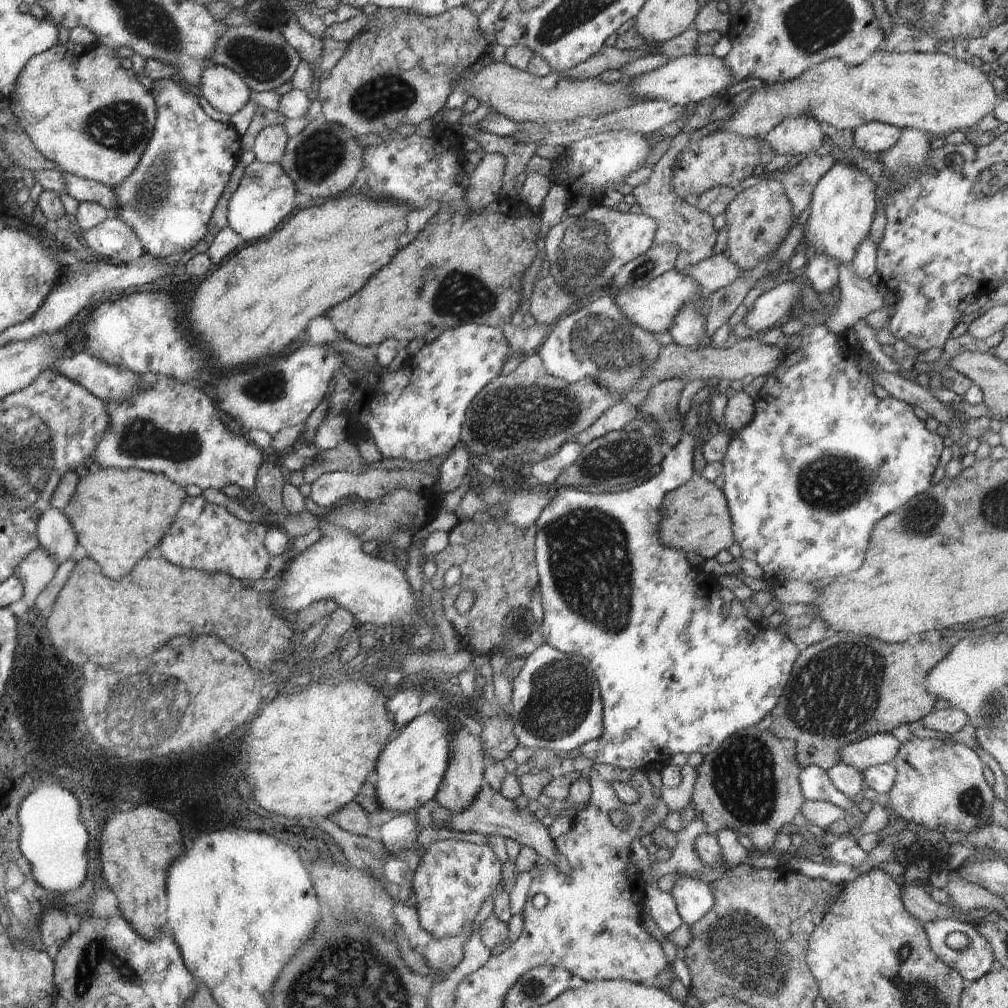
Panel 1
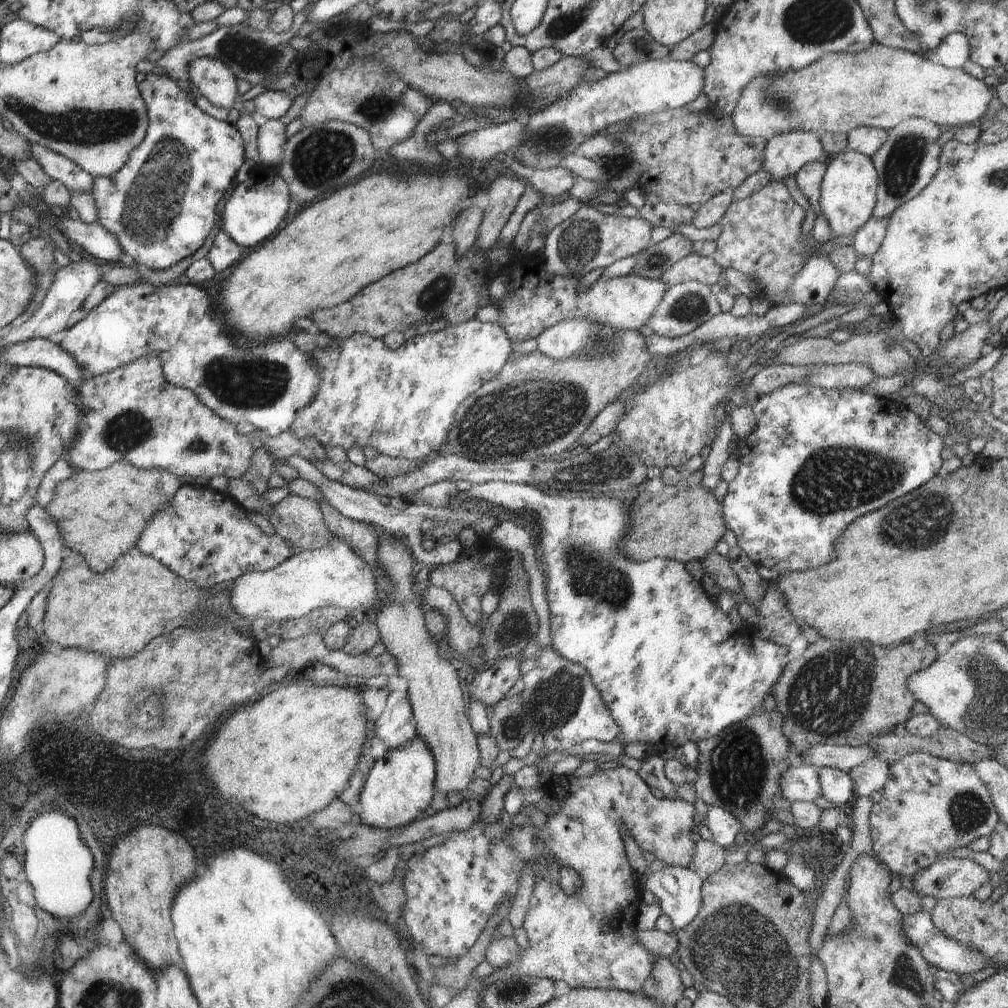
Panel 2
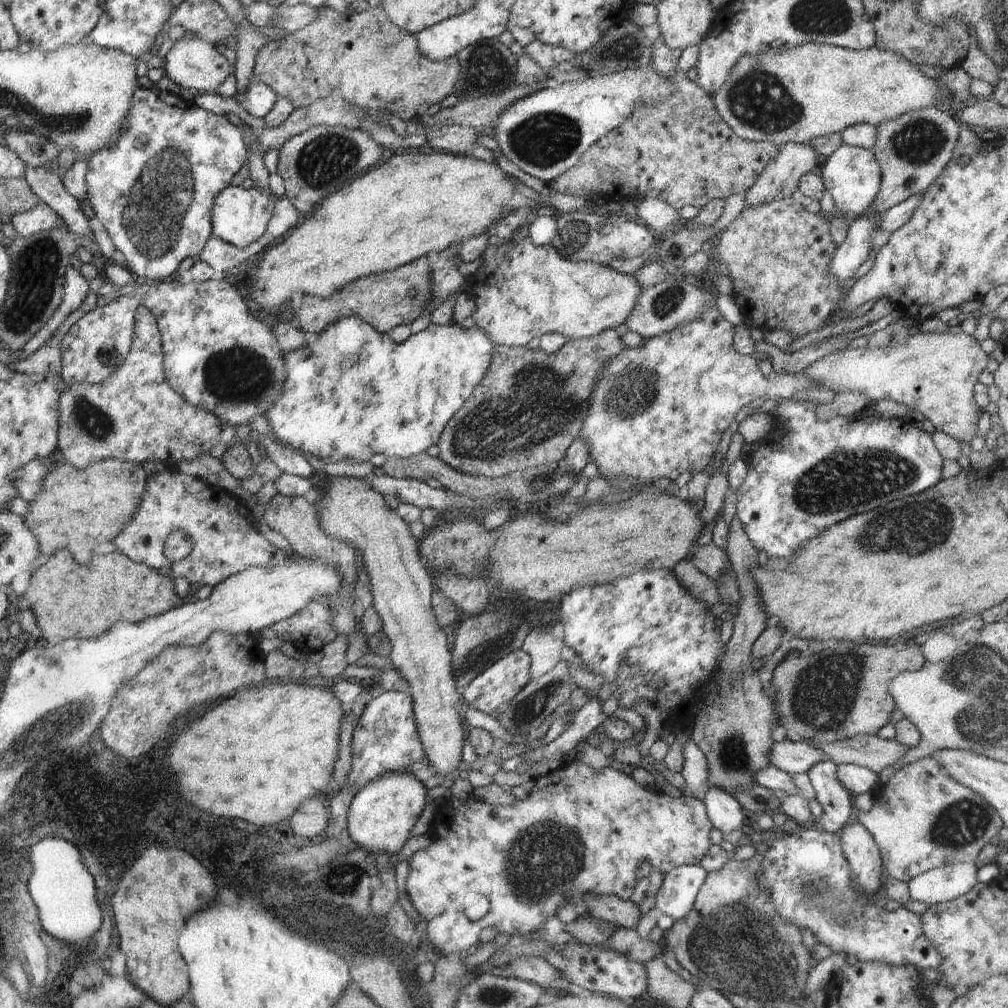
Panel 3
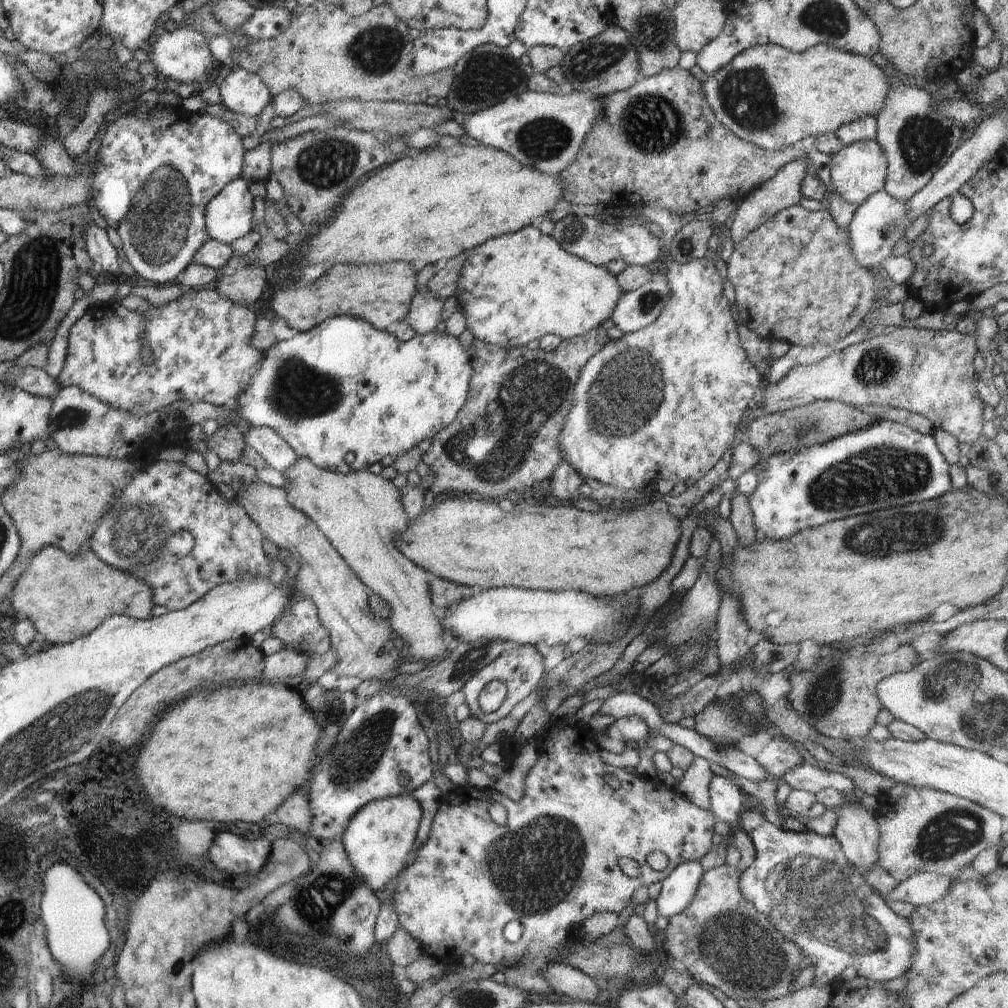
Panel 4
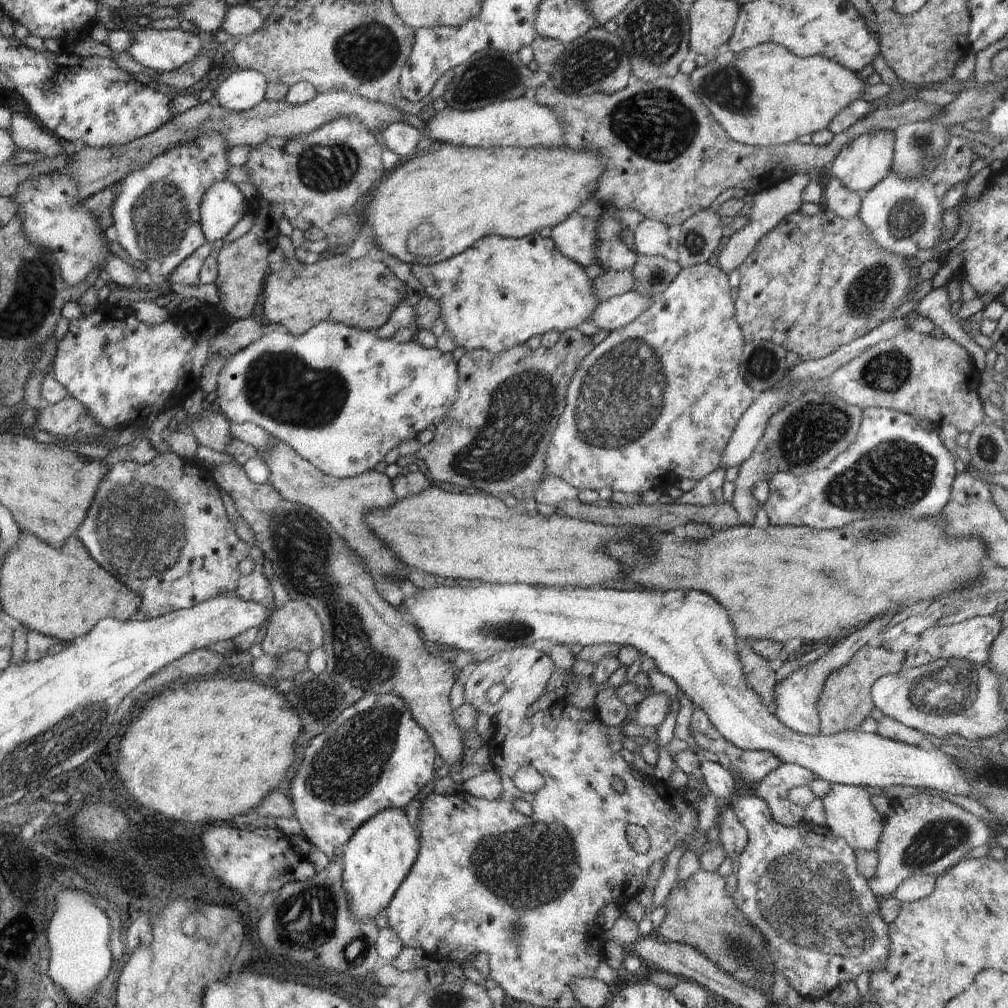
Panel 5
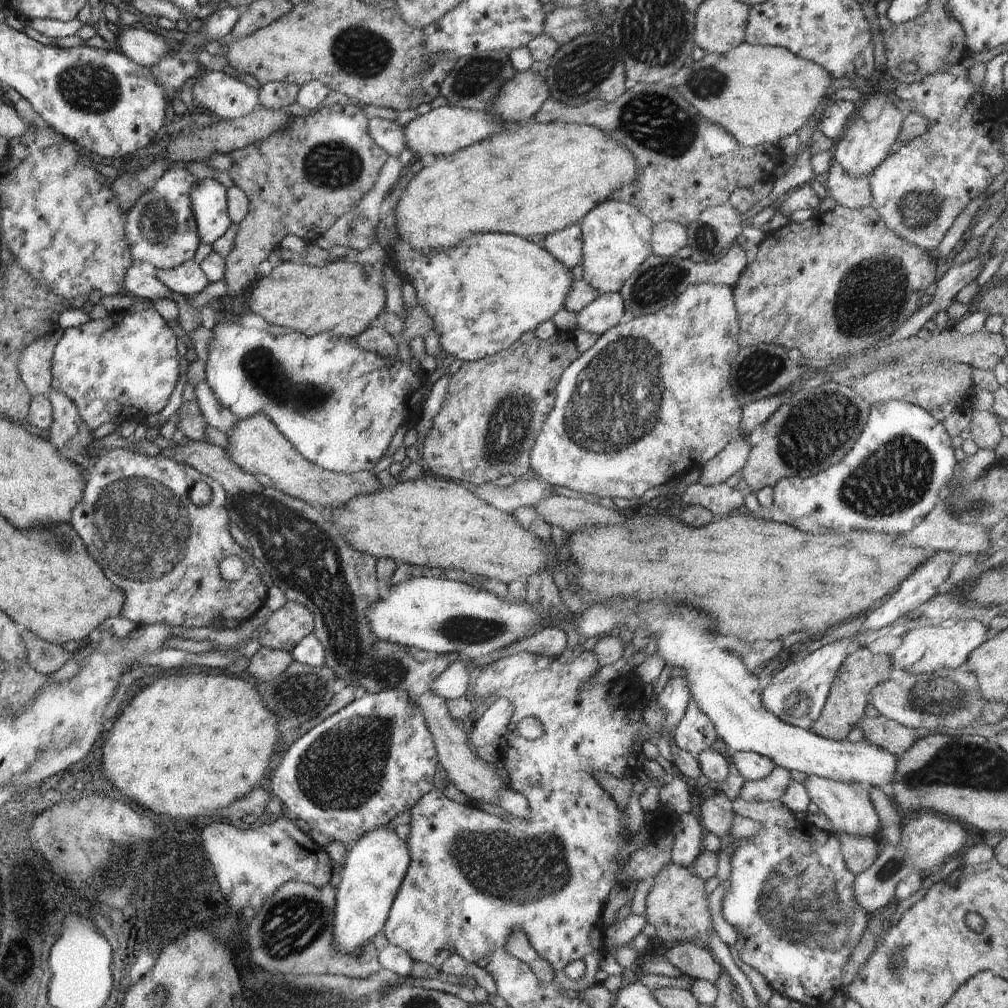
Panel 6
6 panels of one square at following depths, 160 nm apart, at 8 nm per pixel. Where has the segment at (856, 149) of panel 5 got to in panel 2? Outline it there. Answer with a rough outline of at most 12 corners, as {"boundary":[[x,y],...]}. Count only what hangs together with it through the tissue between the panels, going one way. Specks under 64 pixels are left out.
{"boundary":[[850,148],[831,157],[819,206],[833,236],[872,215],[877,170]]}

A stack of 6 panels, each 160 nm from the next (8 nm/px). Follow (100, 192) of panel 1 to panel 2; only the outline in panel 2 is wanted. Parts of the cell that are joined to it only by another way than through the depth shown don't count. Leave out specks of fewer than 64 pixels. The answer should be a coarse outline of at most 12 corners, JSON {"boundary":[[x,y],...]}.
{"boundary":[[30,142],[31,157],[70,192],[89,192],[91,174],[45,146]]}

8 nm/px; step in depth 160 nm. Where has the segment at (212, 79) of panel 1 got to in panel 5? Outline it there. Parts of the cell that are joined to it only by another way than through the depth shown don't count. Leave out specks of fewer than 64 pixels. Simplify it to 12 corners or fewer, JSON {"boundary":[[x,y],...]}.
{"boundary":[[147,26],[132,33],[129,54],[161,74],[193,61],[197,34]]}

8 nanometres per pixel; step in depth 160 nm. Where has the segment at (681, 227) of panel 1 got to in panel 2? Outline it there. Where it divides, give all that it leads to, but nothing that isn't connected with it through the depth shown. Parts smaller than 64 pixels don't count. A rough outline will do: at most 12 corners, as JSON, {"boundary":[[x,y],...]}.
{"boundary":[[641,190],[645,205],[638,214],[651,227],[691,224],[690,207],[666,204]]}

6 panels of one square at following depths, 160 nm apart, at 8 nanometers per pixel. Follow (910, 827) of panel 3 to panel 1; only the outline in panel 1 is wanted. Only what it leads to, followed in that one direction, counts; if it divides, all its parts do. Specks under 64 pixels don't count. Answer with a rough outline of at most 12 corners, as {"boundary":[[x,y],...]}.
{"boundary":[[912,736],[894,762],[892,814],[970,832],[992,814],[978,754]]}

